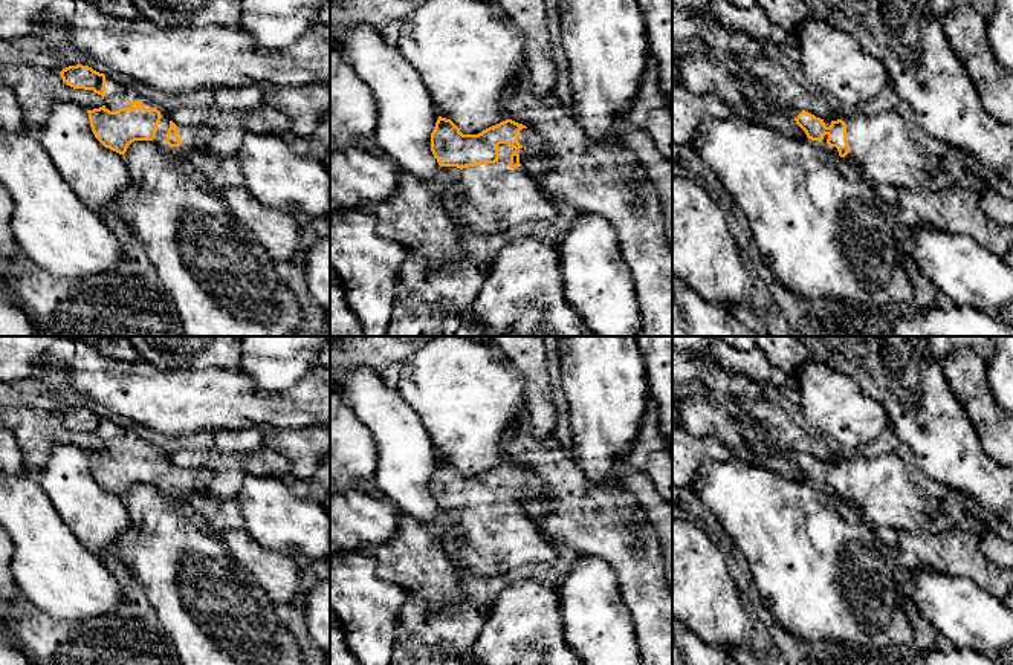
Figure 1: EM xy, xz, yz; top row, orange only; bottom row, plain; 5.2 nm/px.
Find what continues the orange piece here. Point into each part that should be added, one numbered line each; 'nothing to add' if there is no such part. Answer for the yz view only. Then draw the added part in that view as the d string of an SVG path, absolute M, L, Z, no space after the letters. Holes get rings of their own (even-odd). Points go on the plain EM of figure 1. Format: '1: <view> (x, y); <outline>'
1: yz (882, 491); M854 454L843 456L840 462L846 466L850 486L845 501L872 526L929 534L952 527L953 520L943 503L911 478L897 454Z

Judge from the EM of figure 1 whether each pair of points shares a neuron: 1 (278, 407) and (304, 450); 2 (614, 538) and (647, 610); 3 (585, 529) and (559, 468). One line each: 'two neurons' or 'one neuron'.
1: two neurons
2: one neuron
3: one neuron

